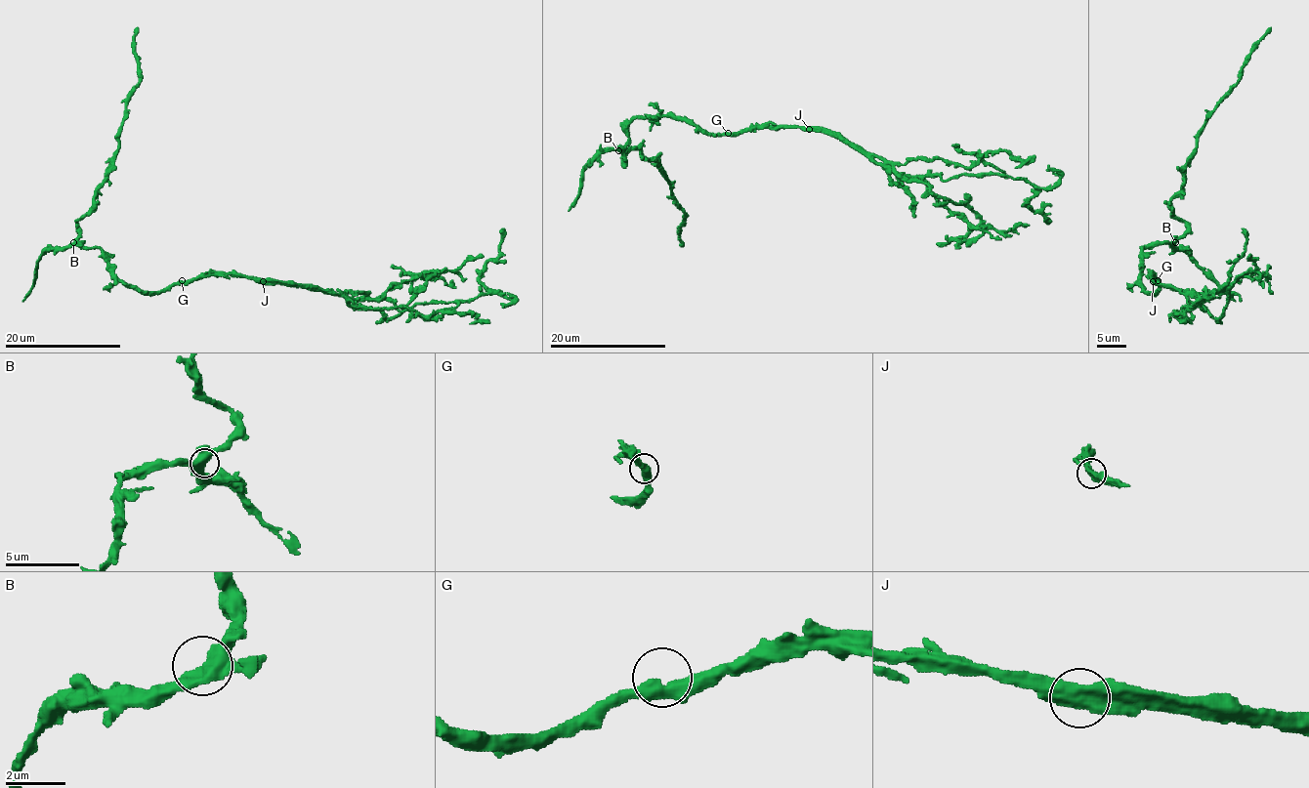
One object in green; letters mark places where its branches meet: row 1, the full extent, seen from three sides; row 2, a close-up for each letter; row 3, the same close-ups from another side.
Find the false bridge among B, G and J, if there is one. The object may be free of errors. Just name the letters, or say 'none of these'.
J

